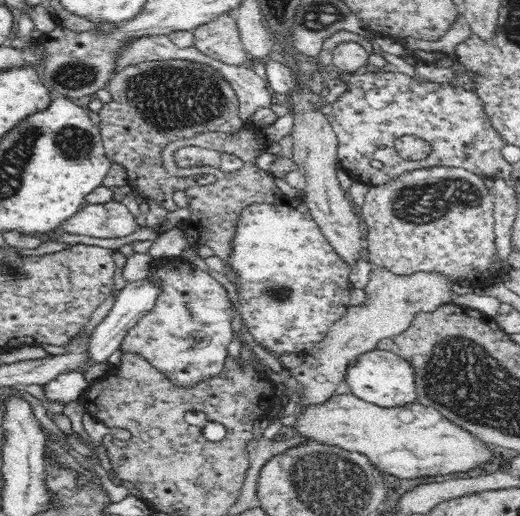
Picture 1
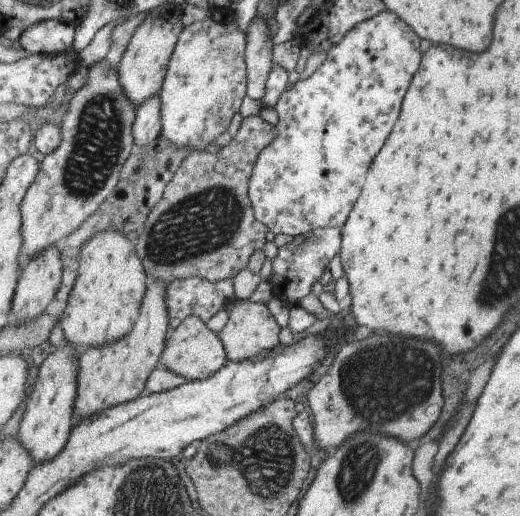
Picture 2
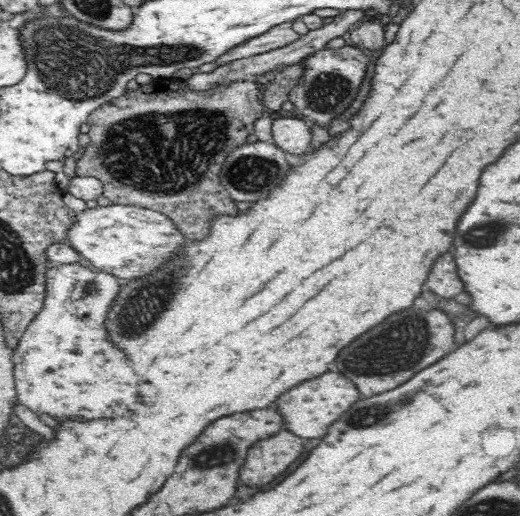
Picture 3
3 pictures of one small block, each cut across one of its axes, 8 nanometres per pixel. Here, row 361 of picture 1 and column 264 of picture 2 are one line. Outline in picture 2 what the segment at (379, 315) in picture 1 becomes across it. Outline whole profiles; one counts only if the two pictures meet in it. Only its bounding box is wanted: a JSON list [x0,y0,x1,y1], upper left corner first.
[219,299,281,362]

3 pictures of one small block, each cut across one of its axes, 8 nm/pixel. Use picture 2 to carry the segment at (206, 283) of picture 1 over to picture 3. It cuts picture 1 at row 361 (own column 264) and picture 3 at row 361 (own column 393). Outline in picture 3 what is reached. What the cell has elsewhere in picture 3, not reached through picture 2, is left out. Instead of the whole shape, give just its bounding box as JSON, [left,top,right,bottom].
[12,263,148,422]

